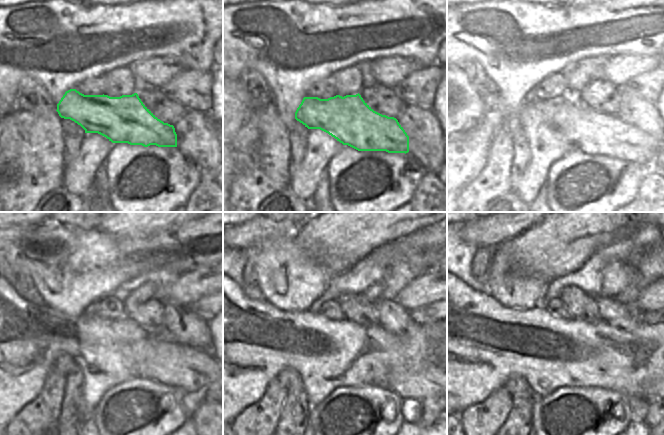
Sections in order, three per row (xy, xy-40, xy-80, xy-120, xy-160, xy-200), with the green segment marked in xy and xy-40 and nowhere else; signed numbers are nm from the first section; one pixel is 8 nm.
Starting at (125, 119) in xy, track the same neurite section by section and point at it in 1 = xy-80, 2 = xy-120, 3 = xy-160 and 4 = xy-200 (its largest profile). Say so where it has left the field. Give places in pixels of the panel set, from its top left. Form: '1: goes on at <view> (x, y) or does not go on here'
1: goes on at xy-80 (595, 133)
2: goes on at xy-120 (177, 365)
3: goes on at xy-160 (417, 377)
4: goes on at xy-200 (650, 395)

